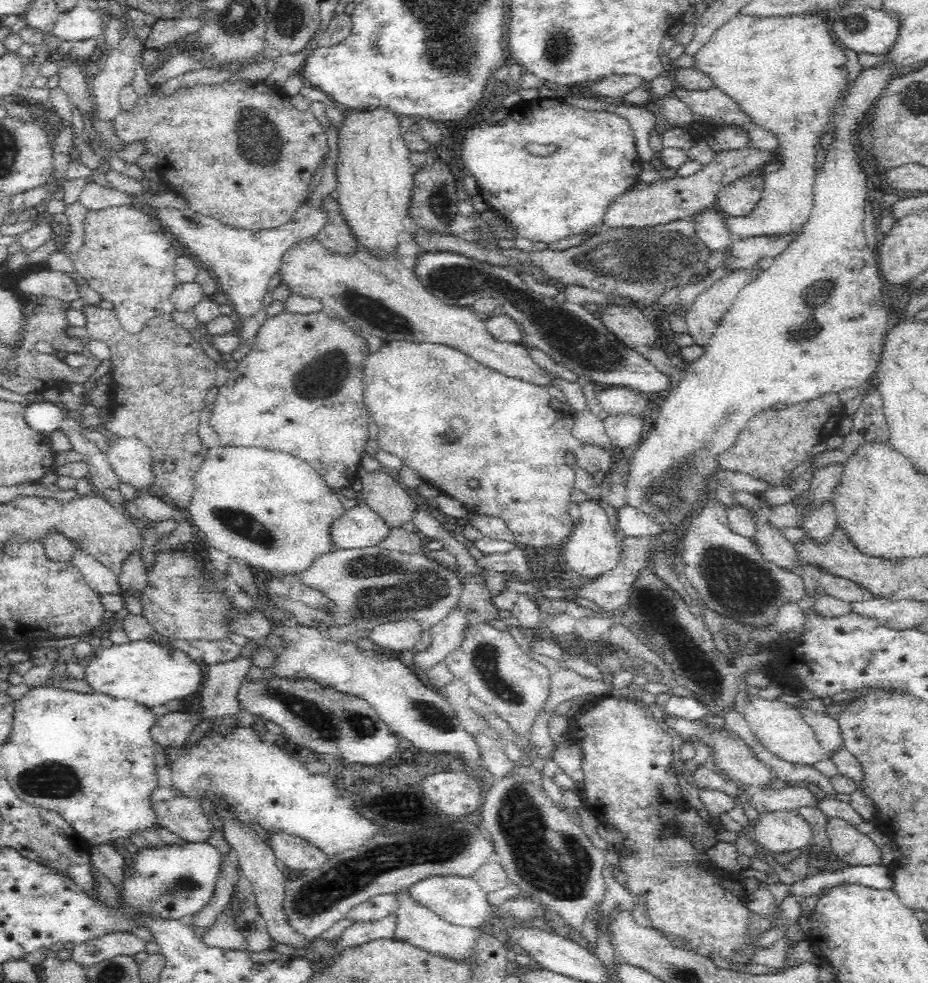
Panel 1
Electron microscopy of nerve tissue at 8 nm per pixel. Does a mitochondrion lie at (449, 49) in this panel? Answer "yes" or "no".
yes

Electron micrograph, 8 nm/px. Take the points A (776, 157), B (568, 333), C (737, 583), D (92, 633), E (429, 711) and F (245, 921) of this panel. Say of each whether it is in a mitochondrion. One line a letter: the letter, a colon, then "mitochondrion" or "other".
A: other
B: mitochondrion
C: mitochondrion
D: other
E: mitochondrion
F: mitochondrion

